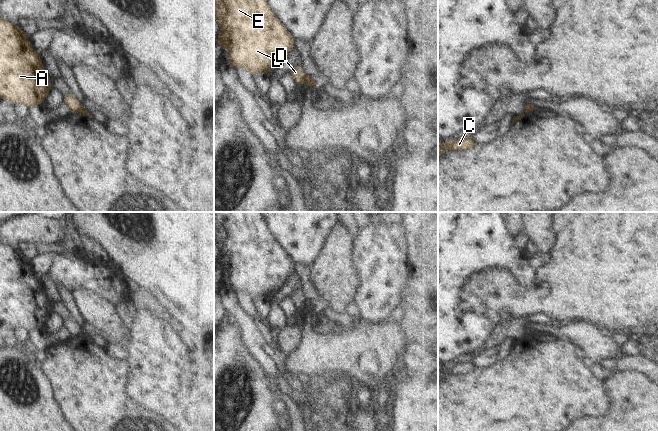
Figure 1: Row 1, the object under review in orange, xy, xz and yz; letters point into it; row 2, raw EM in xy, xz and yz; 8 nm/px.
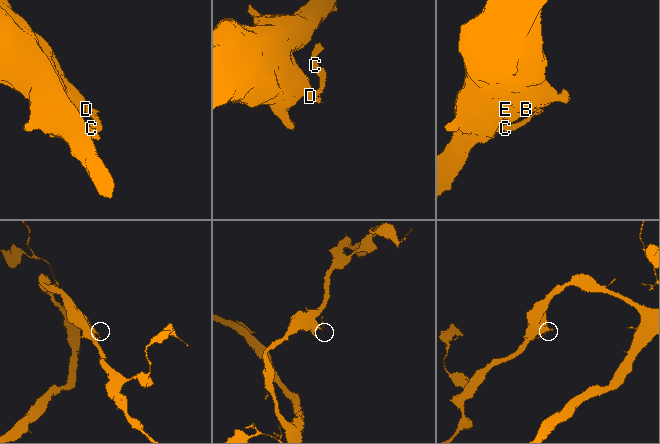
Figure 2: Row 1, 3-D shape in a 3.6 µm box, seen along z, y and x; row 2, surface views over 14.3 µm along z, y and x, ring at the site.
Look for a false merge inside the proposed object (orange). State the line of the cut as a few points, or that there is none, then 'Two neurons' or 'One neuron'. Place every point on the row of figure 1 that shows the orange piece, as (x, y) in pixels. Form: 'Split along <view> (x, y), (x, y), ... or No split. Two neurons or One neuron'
Split along xz (306, 75), (302, 83). Two neurons

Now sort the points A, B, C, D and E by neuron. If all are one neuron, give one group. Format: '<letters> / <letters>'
A B D E / C

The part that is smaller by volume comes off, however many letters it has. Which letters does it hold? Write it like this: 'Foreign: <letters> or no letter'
Foreign: C

